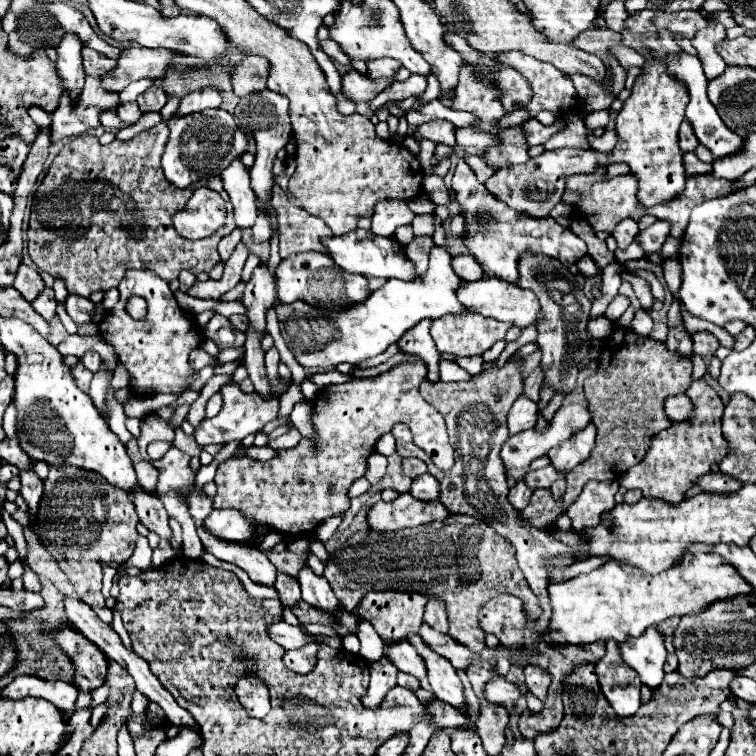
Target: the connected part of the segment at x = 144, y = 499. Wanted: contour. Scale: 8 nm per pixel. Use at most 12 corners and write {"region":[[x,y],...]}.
{"region":[[137,490],[133,504],[139,522],[171,540],[167,512],[153,494]]}

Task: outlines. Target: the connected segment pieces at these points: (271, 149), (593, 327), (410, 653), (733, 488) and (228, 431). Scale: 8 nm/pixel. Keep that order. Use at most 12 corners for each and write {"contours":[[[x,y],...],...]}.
{"contours":[[[263,90],[235,118],[255,138],[251,188],[269,218],[273,160],[291,140],[289,100]],[[605,316],[589,320],[593,338],[607,338],[613,322]],[[409,642],[387,644],[389,660],[419,680],[425,660]],[[721,472],[699,478],[703,490],[731,494],[741,482]],[[221,388],[223,410],[195,428],[201,446],[257,434],[279,400]]]}

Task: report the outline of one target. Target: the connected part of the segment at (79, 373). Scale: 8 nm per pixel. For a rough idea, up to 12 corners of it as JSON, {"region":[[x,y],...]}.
{"region":[[79,362],[73,370],[77,386],[87,392],[93,374]]}

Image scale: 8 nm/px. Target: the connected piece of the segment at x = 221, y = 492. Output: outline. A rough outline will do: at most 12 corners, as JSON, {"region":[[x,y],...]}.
{"region":[[411,356],[321,388],[317,446],[225,460],[215,508],[305,536],[349,508],[375,442],[407,424],[455,460]]}

